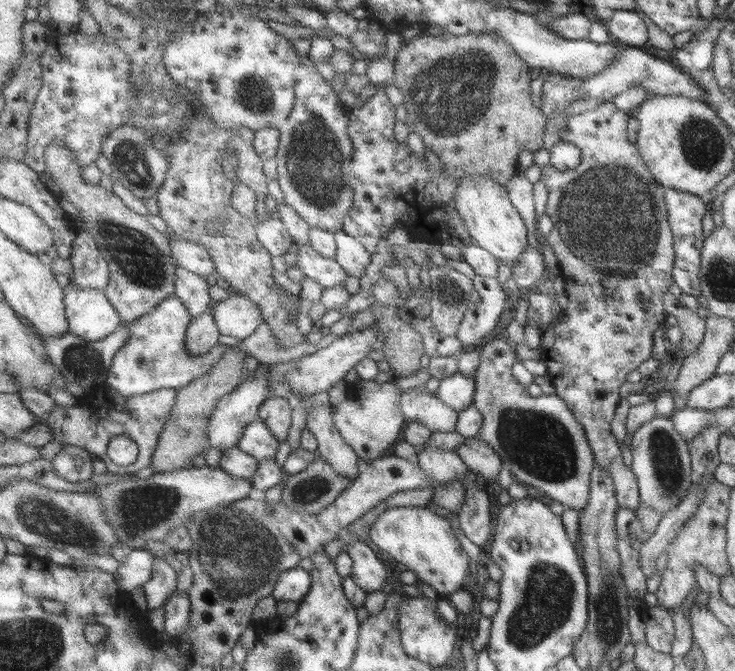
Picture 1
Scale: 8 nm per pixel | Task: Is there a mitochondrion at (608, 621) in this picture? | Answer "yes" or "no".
yes

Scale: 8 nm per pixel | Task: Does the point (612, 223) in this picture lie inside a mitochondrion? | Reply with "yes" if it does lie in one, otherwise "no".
yes

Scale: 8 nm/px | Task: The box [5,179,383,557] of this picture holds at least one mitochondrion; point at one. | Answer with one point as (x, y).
(44, 517)

